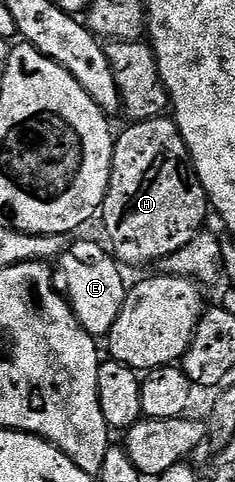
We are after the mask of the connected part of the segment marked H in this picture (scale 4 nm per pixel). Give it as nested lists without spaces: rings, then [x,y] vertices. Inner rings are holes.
[[[161,116],[145,122],[132,122],[121,134],[119,131],[112,148],[112,175],[102,207],[104,230],[112,241],[110,250],[117,263],[125,267],[163,263],[174,252],[186,248],[186,244],[190,244],[190,240],[194,240],[194,236],[205,229],[204,221],[208,214],[210,218],[208,194],[196,175],[196,167],[188,154],[188,145],[182,140],[180,129],[171,117]]]

